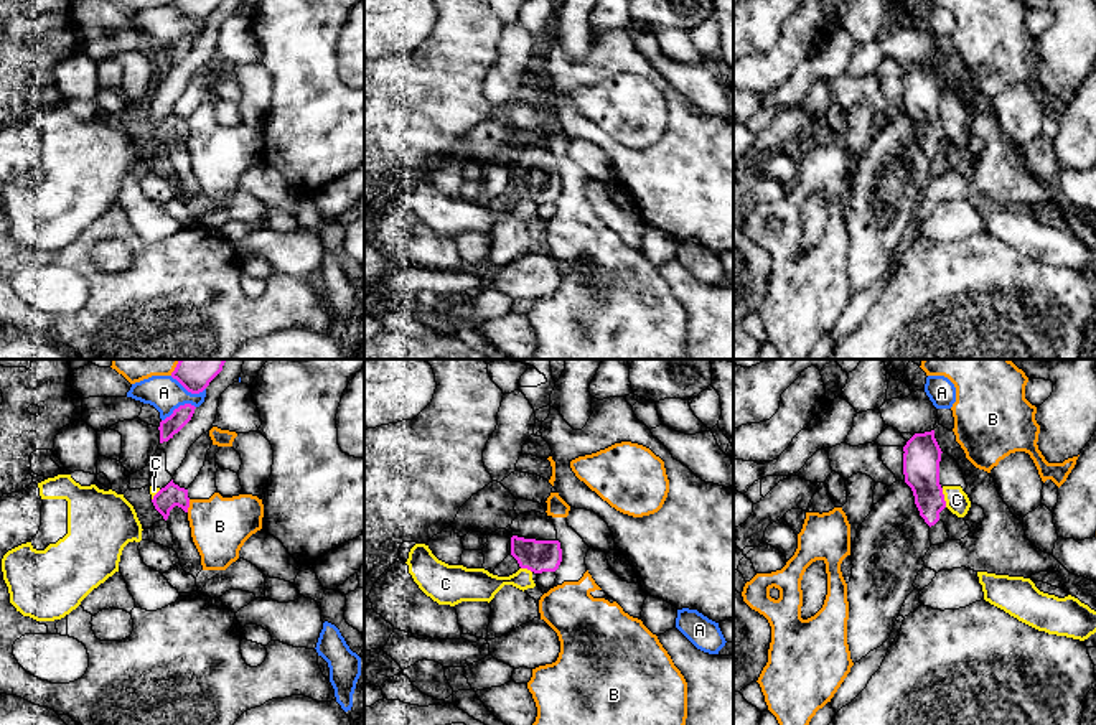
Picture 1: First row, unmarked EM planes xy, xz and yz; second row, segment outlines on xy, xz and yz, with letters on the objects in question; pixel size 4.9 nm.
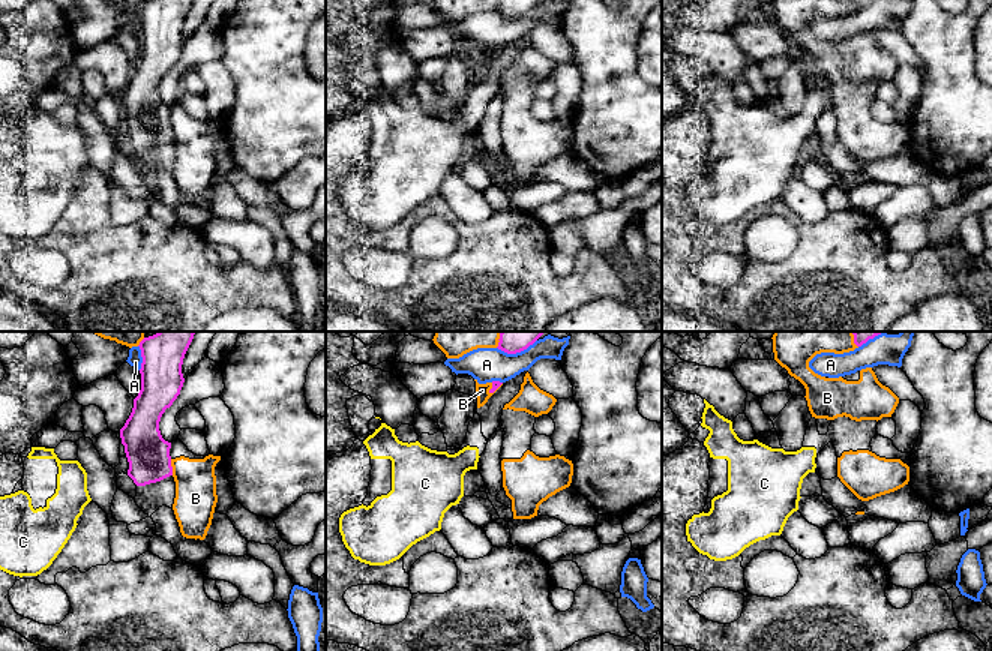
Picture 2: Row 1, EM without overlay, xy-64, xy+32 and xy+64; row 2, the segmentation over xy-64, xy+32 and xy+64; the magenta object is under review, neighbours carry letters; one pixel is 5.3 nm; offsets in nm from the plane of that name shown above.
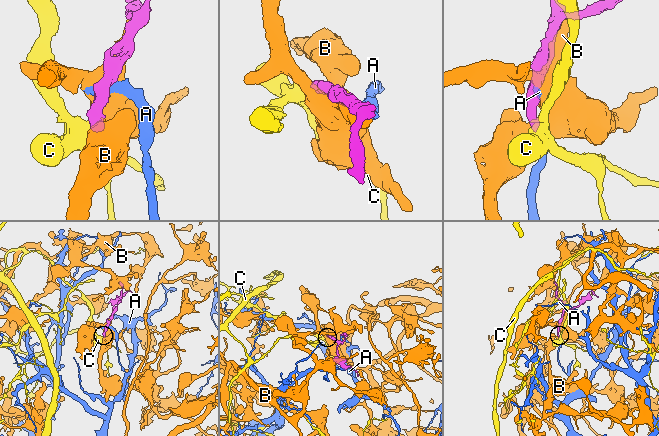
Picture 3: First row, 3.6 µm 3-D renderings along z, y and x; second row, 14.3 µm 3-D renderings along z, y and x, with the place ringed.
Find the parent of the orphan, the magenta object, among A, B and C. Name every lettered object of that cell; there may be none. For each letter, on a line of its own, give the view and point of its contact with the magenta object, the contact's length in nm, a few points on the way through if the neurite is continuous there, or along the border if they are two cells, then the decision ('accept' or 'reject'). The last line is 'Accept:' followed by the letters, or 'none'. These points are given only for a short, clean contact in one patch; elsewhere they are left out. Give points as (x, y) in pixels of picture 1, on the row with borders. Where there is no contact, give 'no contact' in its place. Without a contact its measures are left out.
A: meets magenta in xy at (180, 406); contact 180 nm long; border along xy (195, 406), (178, 406), (162, 420); reject
B: meets magenta in xy at (188, 506); contact 70 nm long; reject
C: meets magenta in yz at (943, 498); contact 100 nm long; border along yz (941, 488), (946, 506); reject
Accept: none

